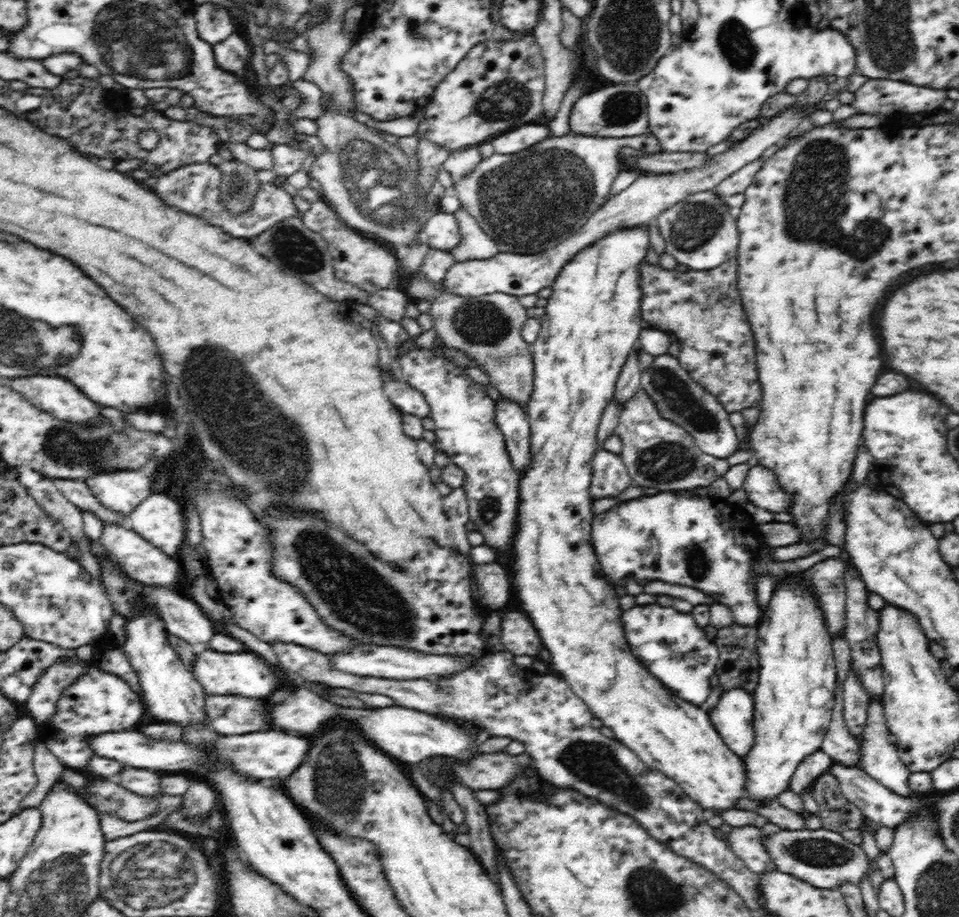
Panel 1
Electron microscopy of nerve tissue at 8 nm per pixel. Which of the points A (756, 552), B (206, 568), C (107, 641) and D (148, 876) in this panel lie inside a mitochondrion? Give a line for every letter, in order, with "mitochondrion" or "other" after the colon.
A: other
B: other
C: other
D: mitochondrion

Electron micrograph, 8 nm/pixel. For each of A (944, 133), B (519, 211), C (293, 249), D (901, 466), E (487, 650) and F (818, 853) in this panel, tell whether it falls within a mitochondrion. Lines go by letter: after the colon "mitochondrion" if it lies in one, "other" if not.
A: other
B: mitochondrion
C: mitochondrion
D: other
E: other
F: mitochondrion

